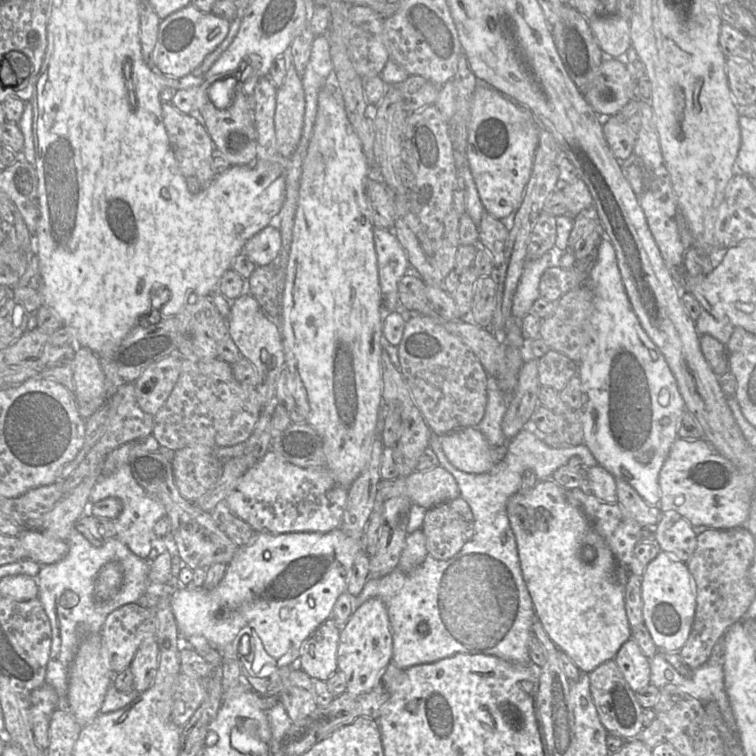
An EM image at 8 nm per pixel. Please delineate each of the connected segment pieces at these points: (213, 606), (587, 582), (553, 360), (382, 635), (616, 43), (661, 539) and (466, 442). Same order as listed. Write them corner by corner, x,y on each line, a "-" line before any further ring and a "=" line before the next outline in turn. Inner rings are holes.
340,528
332,531
292,532
273,534
256,532
249,542
239,546
227,565
224,577
211,590
203,588
178,587
171,594
171,609
182,639
194,635
205,637
219,651
232,643
245,677
266,678
279,668
295,666
298,663
301,648
306,639
327,619
332,616
338,597
347,590
348,575
356,556
364,549
362,540
346,535
-
243,636
257,637
265,651
276,660
276,666
264,665
258,673
252,669
255,658
255,645
250,653
240,653
=
552,478
538,481
529,492
517,492
512,495
507,502
507,514
516,538
523,578
534,604
535,618
540,620
552,642
574,661
582,673
590,673
604,662
613,660
621,646
632,636
624,606
624,588
630,575
630,566
627,569
619,565
603,537
596,532
584,512
570,498
569,490
559,486
=
549,350
538,359
538,377
541,386
549,386
559,392
577,373
578,363
561,352
=
372,598
363,603
341,626
337,651
338,670
346,677
346,692
354,695
369,692
380,673
391,663
393,635
385,603
=
617,14
597,17
589,26
606,58
617,58
632,46
629,19
=
676,511
662,512
654,528
656,544
673,558
687,563
697,547
697,534
708,528
693,527
=
465,427
439,435
443,452
450,463
457,469
466,473
485,473
497,464
493,462
492,447
488,444
484,435
477,427

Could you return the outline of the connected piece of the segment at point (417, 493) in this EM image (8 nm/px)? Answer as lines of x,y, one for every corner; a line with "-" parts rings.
437,465
430,470
415,471
407,477
382,480
379,484
377,502
392,497
407,496
414,504
430,509
460,496
455,478

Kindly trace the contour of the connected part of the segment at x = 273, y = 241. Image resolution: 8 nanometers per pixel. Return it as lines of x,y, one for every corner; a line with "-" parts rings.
268,225
252,236
244,244
241,252
245,253
257,266
269,265
278,257
281,243
279,229

